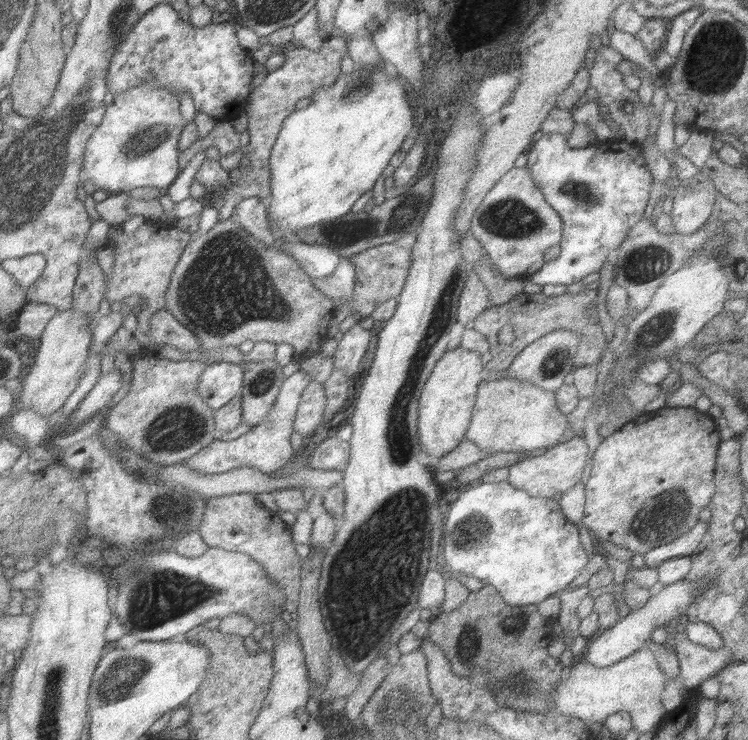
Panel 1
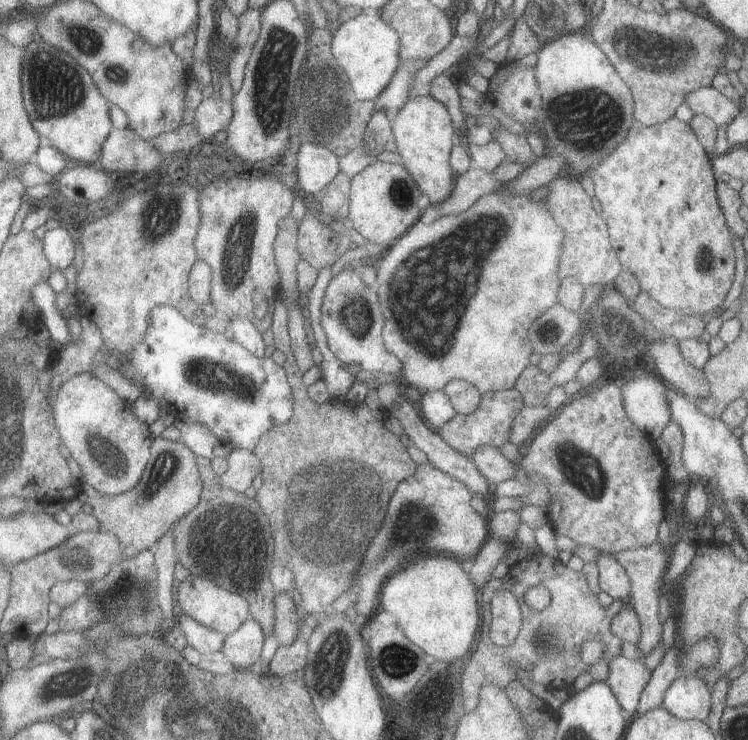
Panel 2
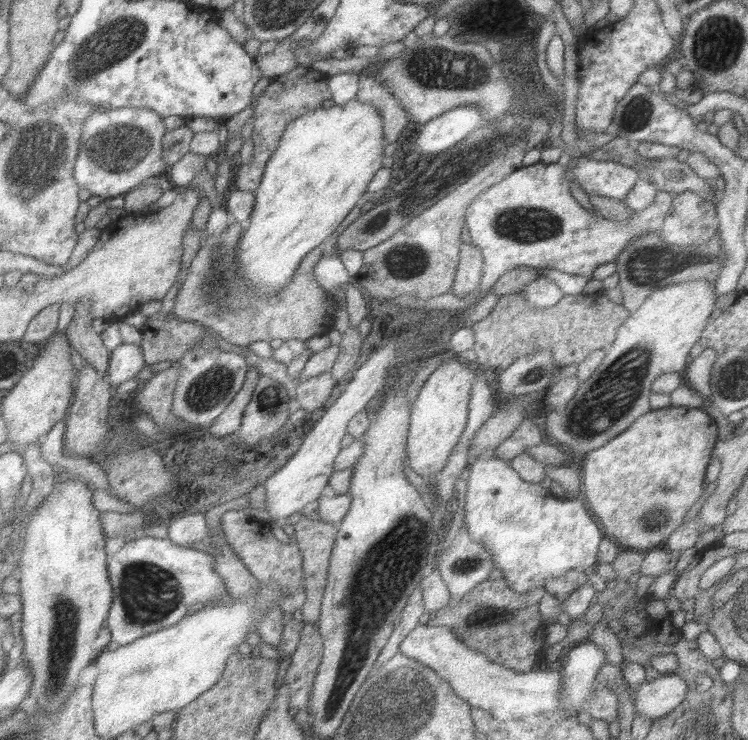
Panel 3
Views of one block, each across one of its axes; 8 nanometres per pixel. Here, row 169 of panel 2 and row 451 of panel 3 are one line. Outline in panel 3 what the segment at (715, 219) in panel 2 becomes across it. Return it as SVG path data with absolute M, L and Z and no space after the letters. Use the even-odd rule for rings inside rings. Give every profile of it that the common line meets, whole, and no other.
M661 408L639 416L625 432L587 454L583 462L581 496L585 506L601 524L605 538L615 544L633 548L633 552L645 552L655 546L663 546L675 528L681 526L689 508L705 494L703 476L713 456L713 448L719 440L719 428L715 420L699 408Z

